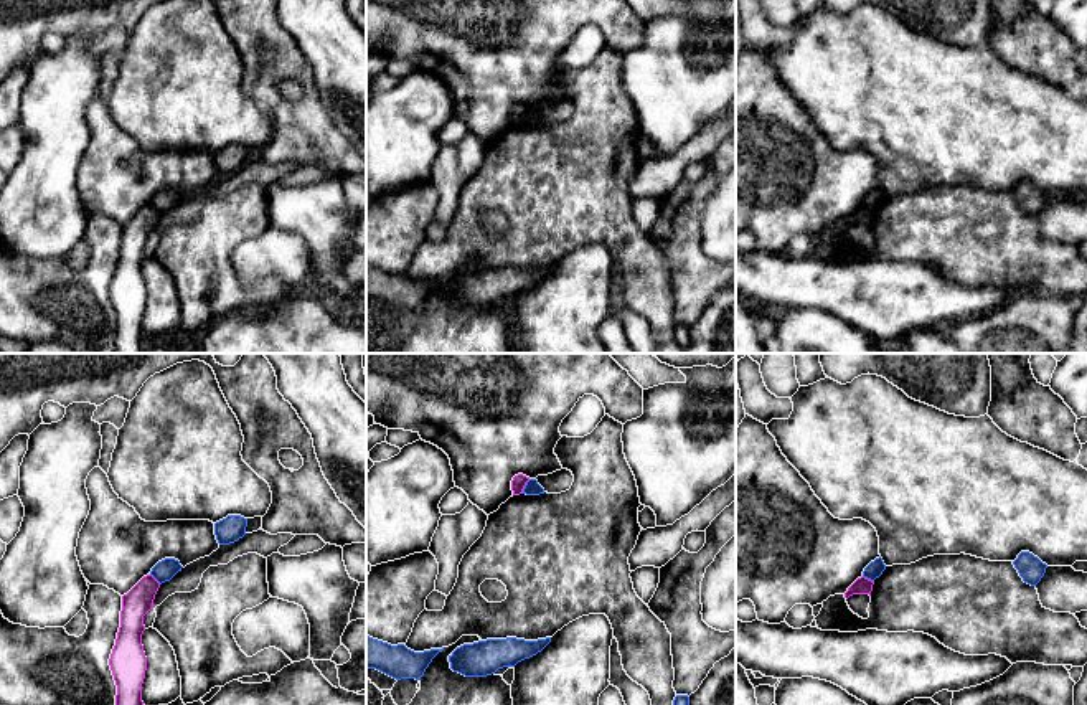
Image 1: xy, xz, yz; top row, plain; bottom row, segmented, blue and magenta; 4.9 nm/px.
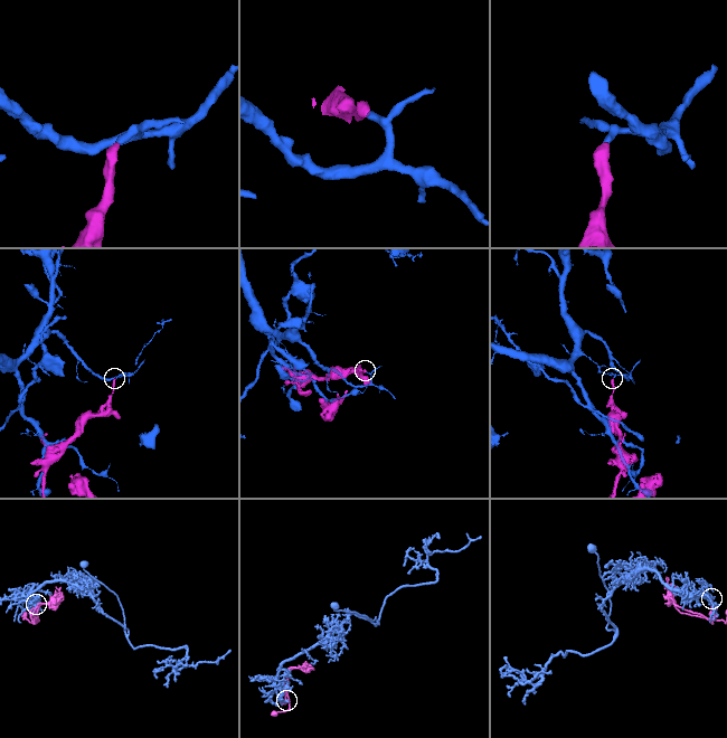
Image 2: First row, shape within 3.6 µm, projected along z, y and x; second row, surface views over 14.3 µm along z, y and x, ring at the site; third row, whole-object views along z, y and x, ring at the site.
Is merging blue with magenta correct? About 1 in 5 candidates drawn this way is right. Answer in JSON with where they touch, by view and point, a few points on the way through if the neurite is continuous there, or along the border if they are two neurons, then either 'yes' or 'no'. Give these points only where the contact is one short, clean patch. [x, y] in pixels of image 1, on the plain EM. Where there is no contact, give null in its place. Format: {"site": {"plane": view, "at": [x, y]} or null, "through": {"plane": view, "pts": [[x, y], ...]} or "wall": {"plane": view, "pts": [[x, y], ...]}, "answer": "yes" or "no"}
{"site": {"plane": "xz", "at": [525, 116]}, "wall": {"plane": "xz", "pts": [[530, 109], [522, 123]]}, "answer": "no"}

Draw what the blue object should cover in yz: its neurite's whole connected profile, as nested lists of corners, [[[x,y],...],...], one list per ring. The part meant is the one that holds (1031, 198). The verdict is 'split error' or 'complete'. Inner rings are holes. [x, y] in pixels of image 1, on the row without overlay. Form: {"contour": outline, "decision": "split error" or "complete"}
{"contour": [[[1021,182],[1013,192],[1024,213],[1036,216],[1046,203],[1047,195],[1029,182]]], "decision": "complete"}

